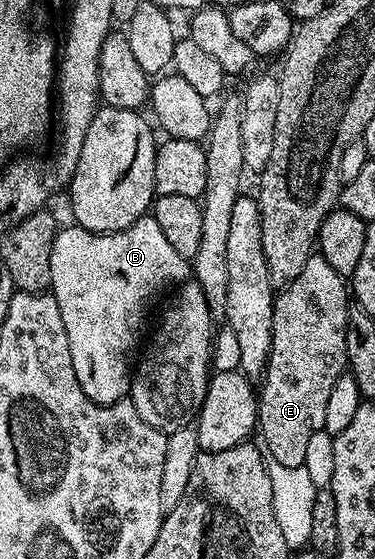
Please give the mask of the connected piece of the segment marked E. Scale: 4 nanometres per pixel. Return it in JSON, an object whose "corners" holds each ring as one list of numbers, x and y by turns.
{"corners":[[319,253,310,255,303,273,276,292,273,301,273,336,271,353,265,362,265,374,259,383,257,397,257,427,265,438,264,450,269,459,280,465,303,466,307,457,307,441,311,433,322,430,326,416,327,401,336,379,346,374,345,330,347,313,351,306,351,291,346,280]]}

